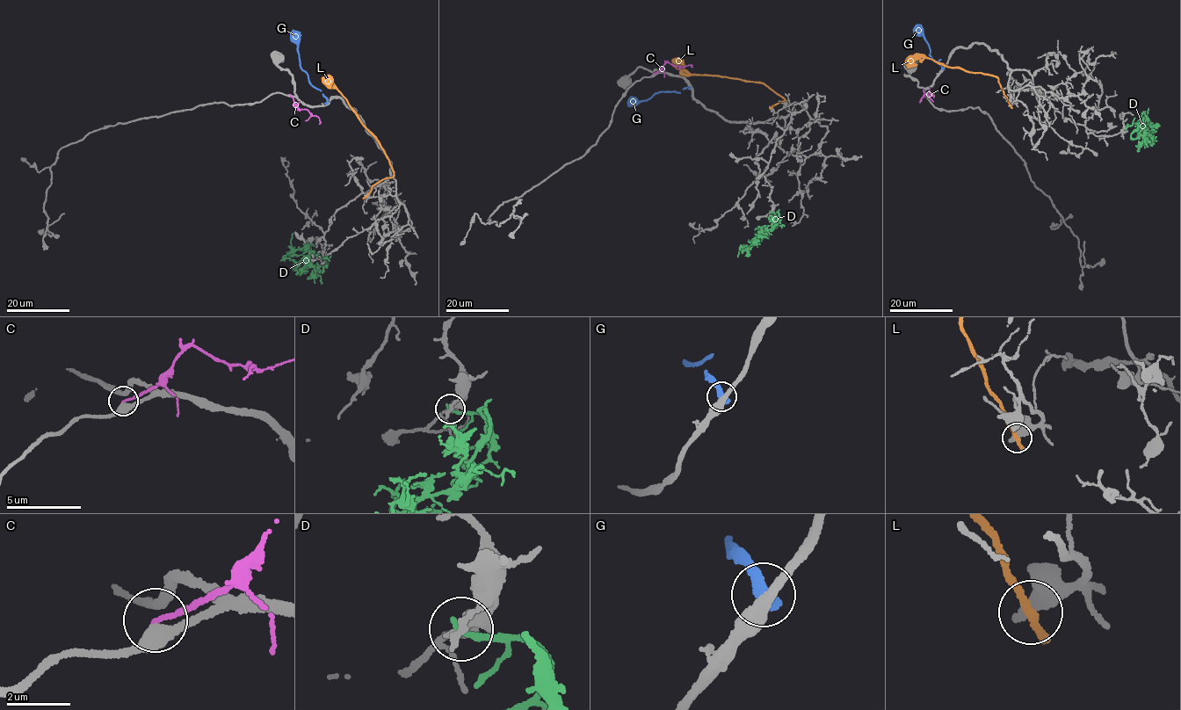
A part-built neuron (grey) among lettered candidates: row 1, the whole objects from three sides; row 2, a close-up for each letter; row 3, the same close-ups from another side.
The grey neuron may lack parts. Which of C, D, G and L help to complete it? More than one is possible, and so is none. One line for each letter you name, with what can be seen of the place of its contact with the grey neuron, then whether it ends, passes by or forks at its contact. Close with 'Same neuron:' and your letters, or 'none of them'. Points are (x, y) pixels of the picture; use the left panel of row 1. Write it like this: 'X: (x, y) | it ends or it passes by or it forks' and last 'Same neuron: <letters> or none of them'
Same neuron: none of them

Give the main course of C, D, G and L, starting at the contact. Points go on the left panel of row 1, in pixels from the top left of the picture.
C: (290, 95), (294, 105), (307, 110), (319, 119), (319, 124)
D: (322, 257), (329, 260), (322, 272), (306, 263), (306, 248), (291, 250), (290, 261)
G: (327, 104), (327, 98), (310, 83), (307, 74), (301, 68), (293, 29)
L: (365, 196), (374, 184), (393, 176), (394, 171), (374, 136), (362, 126), (333, 83), (325, 78)

